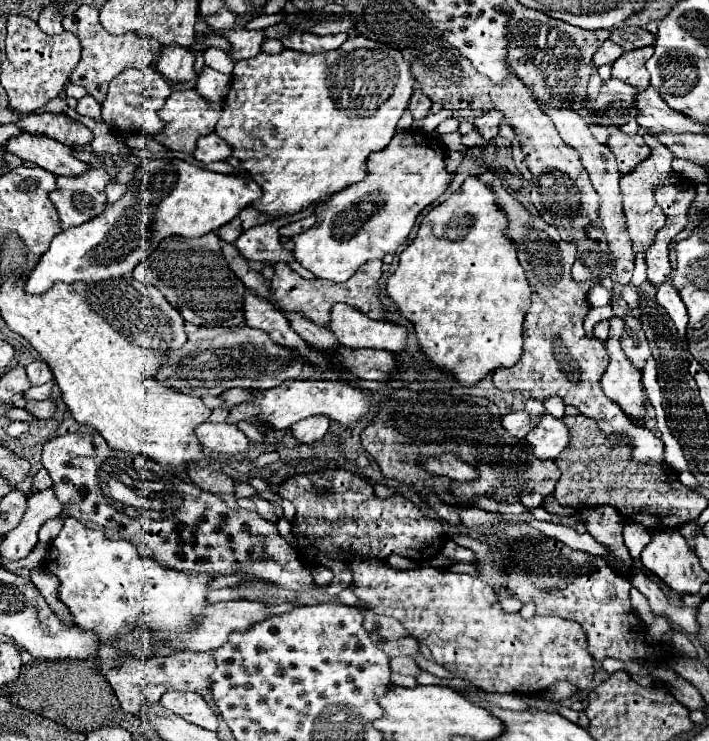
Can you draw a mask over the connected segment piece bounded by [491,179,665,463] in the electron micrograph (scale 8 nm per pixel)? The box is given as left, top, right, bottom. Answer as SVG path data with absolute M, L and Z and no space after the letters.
M493 181L493 191L497 197L497 203L503 207L503 211L509 217L507 225L507 237L517 241L519 249L519 261L527 273L527 281L531 285L531 307L525 313L523 323L523 355L513 367L501 367L495 369L491 379L497 389L501 391L527 391L535 399L545 399L549 395L563 397L565 405L573 405L579 409L581 415L591 417L597 421L599 429L611 437L627 437L631 445L631 457L641 463L663 463L663 441L655 437L647 427L639 425L631 417L625 415L625 411L611 401L601 385L599 379L607 369L609 357L605 353L605 347L599 339L587 339L583 329L583 319L589 313L587 303L587 291L593 283L577 283L571 277L571 265L575 261L575 245L565 243L559 237L559 231L551 225L547 225L543 219L533 217L525 211L525 207L515 201L503 187L501 181Z

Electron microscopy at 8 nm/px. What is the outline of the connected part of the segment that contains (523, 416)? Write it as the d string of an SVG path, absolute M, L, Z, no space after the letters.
M525 409L521 411L513 411L509 415L503 417L503 427L513 435L513 437L525 437L539 421L541 417L533 417L531 413L525 413Z

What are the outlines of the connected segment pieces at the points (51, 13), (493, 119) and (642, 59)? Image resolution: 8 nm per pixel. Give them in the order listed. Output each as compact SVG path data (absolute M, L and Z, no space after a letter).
M47 7L47 9L43 9L43 11L41 11L41 15L39 15L39 21L37 21L37 23L41 25L41 29L43 29L45 33L49 33L49 35L57 35L57 33L61 33L61 31L63 31L61 21L63 21L61 11L59 11L57 7Z
M491 109L491 111L485 111L481 117L477 117L473 125L483 135L485 141L491 141L493 137L497 137L501 121L503 121L503 113L499 109Z
M641 47L641 49L627 51L611 65L611 75L629 85L635 85L637 89L647 89L649 71L647 71L645 63L651 55L653 55L653 47Z

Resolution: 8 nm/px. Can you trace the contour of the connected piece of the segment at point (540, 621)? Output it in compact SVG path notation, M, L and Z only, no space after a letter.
M353 559L353 587L355 595L375 613L397 619L417 643L429 647L433 659L443 665L451 675L471 681L473 685L491 693L519 693L537 695L547 691L551 685L565 681L575 685L579 691L587 689L593 681L593 657L587 651L587 637L579 623L561 617L531 617L525 619L521 613L503 611L495 591L481 579L451 573L435 567L421 567L411 571L395 571L381 559Z

